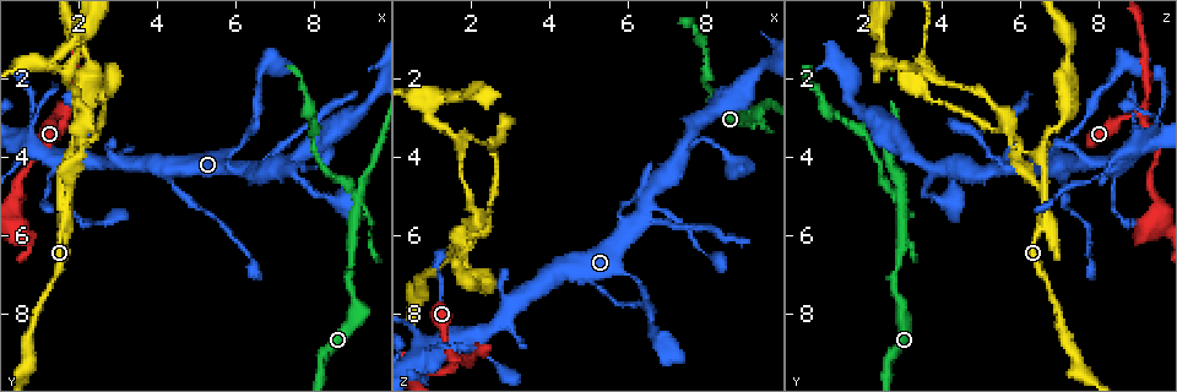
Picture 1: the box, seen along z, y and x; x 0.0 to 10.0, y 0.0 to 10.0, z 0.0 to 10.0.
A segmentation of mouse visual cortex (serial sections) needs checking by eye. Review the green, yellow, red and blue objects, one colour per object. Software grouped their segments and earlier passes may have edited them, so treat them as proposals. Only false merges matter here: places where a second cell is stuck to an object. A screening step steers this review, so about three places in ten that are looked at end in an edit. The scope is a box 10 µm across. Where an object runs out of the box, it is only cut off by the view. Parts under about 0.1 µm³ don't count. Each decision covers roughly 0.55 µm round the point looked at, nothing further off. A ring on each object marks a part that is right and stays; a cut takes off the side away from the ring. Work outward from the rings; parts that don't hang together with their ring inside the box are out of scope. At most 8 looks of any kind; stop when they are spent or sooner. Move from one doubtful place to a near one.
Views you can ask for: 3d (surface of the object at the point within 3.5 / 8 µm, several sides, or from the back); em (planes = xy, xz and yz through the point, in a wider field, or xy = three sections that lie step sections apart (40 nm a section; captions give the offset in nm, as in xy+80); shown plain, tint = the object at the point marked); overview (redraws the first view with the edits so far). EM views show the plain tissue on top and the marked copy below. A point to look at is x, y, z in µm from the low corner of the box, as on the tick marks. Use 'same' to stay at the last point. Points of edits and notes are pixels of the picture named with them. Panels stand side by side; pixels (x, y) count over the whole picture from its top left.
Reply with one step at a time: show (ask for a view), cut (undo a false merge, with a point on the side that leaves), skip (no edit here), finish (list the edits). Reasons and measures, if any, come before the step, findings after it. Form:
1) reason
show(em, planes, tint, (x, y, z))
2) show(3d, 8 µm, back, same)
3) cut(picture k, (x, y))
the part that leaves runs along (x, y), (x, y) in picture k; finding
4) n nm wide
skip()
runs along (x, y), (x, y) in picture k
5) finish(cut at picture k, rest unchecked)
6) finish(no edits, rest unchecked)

sudden change in width
show(3d, 3.5 µm, (4.15, 4.25, 7.00))

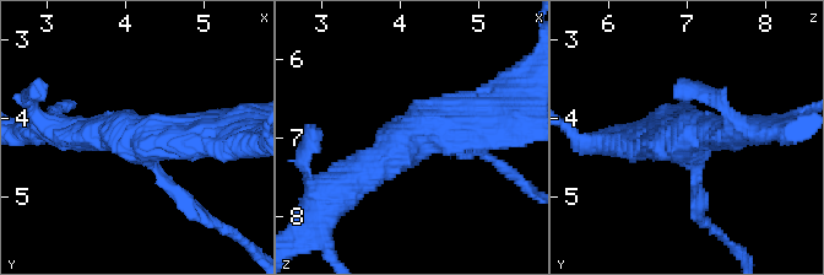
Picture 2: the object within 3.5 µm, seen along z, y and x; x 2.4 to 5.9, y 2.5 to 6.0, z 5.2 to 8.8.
shape alone is not enough
show(em, xy, step 2, tint, (4.20, 4.30, 7.00))

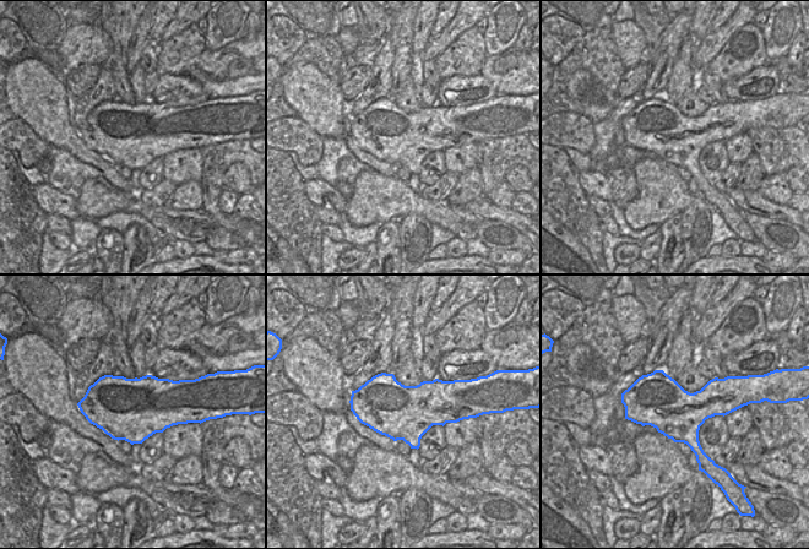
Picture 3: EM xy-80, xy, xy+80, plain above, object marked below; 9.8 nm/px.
skip()
runs along (502, 113), (408, 135), (347, 185) in picture 2; one cell here

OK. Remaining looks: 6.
three-way junction
show(3d, 3.5 µm, (1.70, 2.90, 9.20))

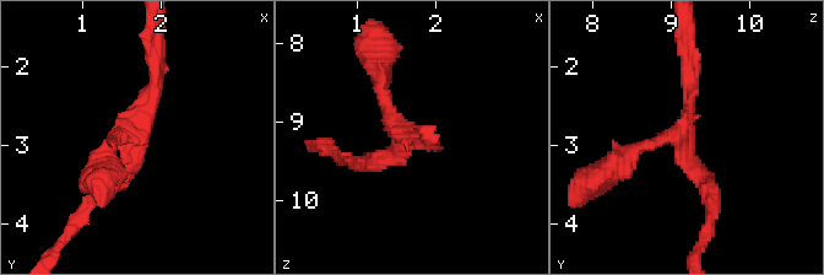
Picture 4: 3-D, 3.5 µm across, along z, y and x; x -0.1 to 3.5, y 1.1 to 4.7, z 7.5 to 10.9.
3 arms; arms of 200, 200, 200 nm
show(em, xy, step 5, tint, (1.70, 2.90, 9.10))

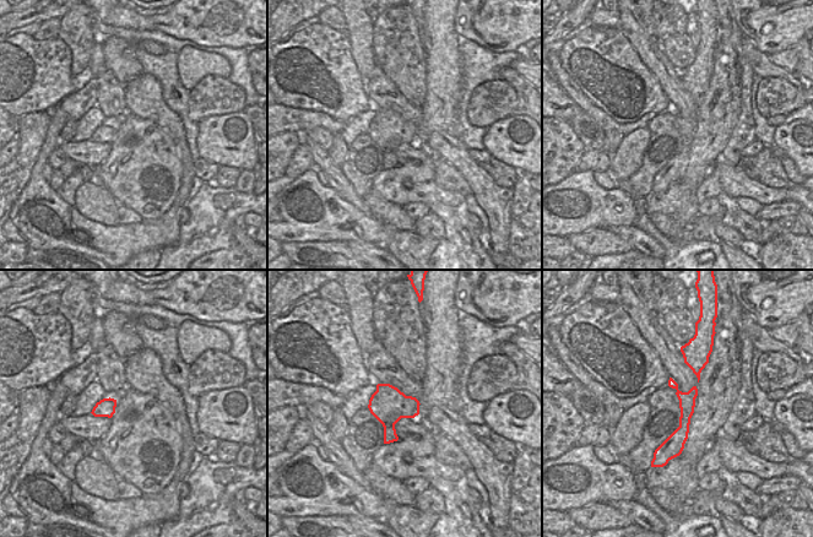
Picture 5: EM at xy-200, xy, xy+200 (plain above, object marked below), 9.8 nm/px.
cut it another way
show(em, xy, step 3, tint, same)

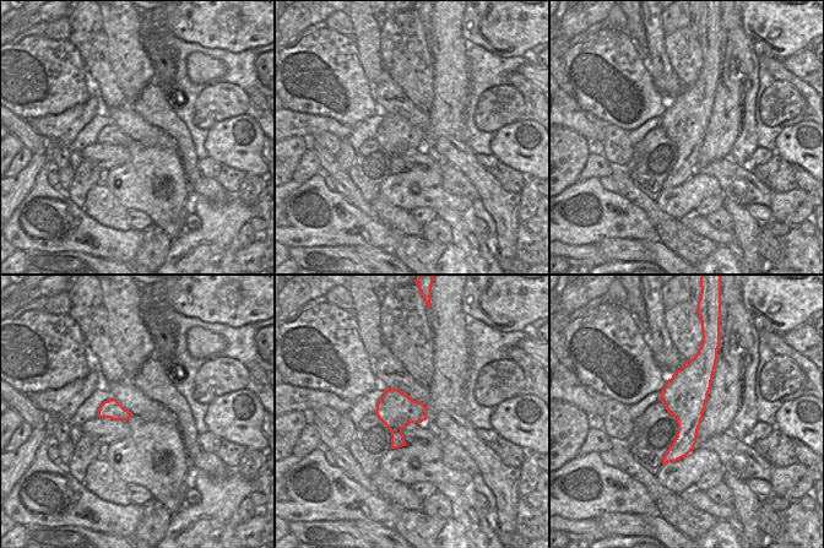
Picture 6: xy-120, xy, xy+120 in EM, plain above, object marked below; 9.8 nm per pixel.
skip()
runs along (618, 167), (634, 149), (682, 138), (713, 194) in picture 4; one cell here

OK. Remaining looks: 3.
show(3d, 8 µm, (1.75, 4.85, 6.55))

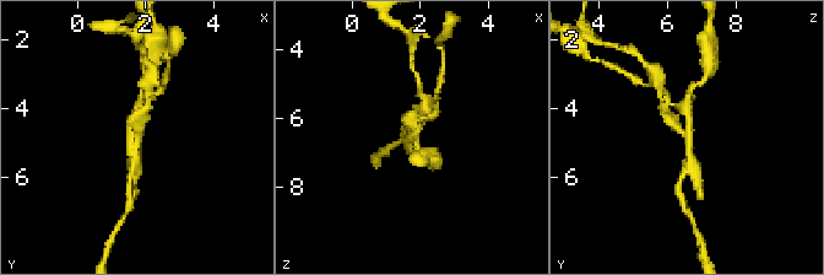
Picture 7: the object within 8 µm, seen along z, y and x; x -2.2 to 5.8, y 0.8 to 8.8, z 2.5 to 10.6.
shape alone is not enough
show(em, xy, step 5, tint, same)

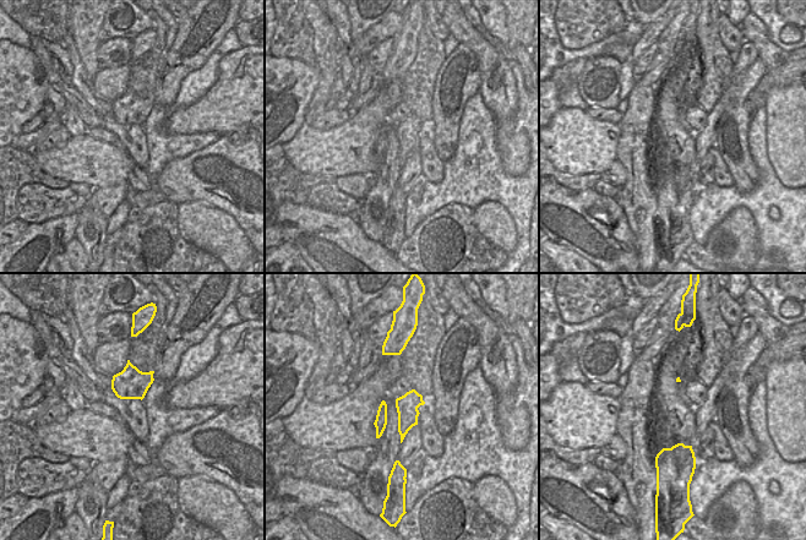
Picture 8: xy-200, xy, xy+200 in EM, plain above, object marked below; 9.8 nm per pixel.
cut(picture 7, (689, 96))
a second cell is stuck on

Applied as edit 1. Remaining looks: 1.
finish(cut at picture 7, rest unchecked)

